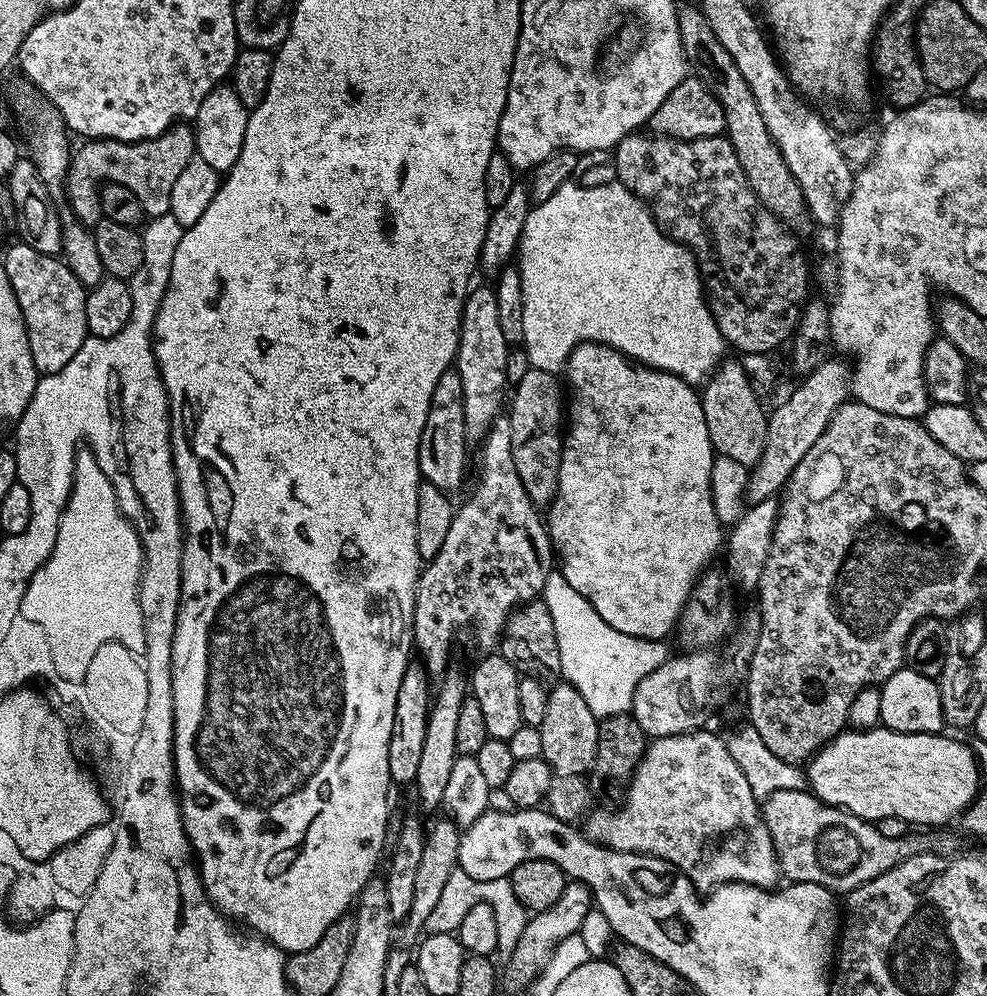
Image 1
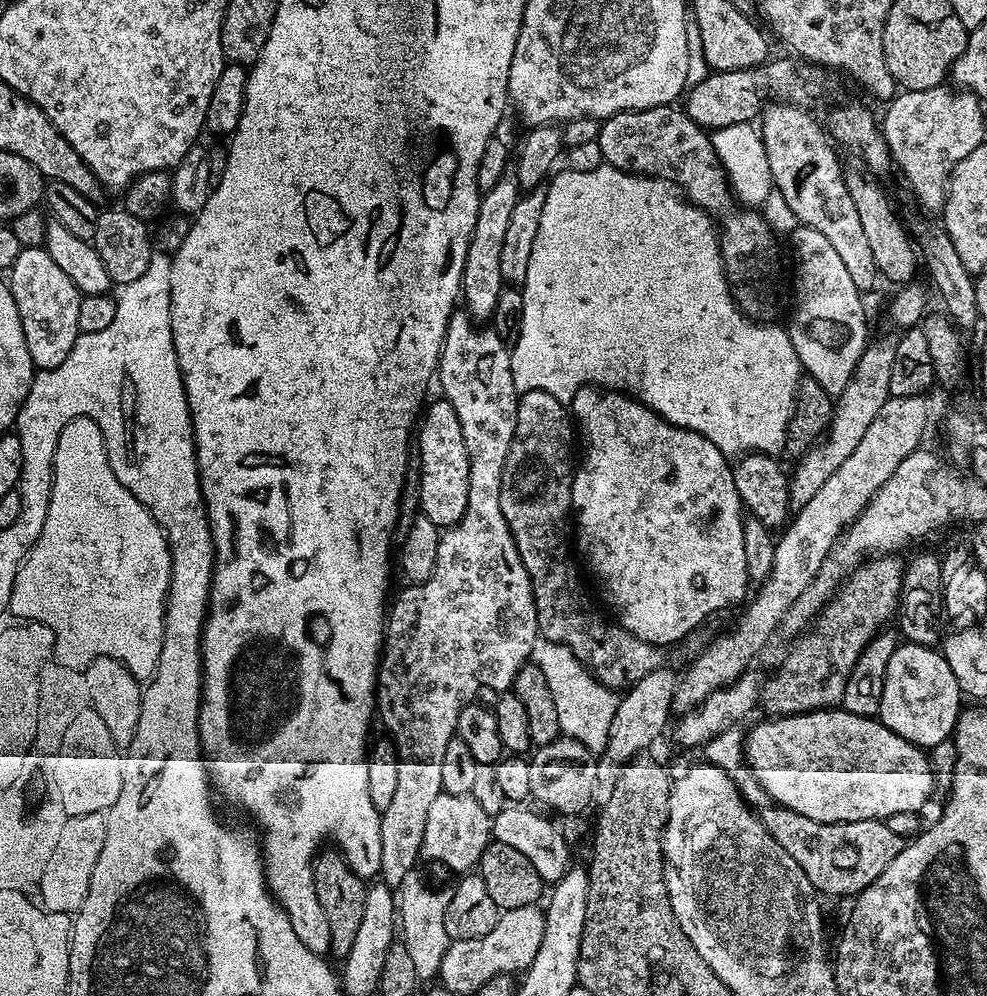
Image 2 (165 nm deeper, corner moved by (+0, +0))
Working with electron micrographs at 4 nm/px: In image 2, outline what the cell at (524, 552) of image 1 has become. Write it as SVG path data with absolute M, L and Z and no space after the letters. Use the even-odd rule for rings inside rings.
M457 310L448 319L444 345L440 351L440 367L438 369L438 384L443 399L454 406L454 414L458 414L458 422L462 425L462 439L466 441L466 454L470 458L470 494L466 498L466 514L452 528L441 531L438 542L438 562L434 562L434 574L426 578L421 584L408 584L395 596L390 604L390 611L386 616L386 627L384 629L384 647L380 654L380 667L376 669L376 707L378 720L384 723L387 735L390 737L395 750L396 761L398 762L398 787L395 788L394 798L390 806L380 813L380 829L382 830L382 862L378 873L379 879L395 890L400 887L402 878L410 870L418 867L421 859L423 835L426 829L426 818L429 815L429 807L433 804L442 791L442 757L446 751L446 742L450 742L456 734L456 723L458 714L473 699L472 696L479 690L480 684L493 688L493 693L499 694L509 691L515 682L515 676L520 670L532 660L532 648L538 639L536 626L536 611L534 610L534 594L532 583L526 574L526 566L522 566L522 558L518 554L518 546L510 534L510 526L506 522L506 514L502 514L502 478L506 466L506 454L510 454L510 442L514 442L514 426L516 425L516 401L518 393L514 386L514 374L512 373L512 353L509 345L505 344L503 338L491 328L481 326L477 321L468 315L467 311Z

